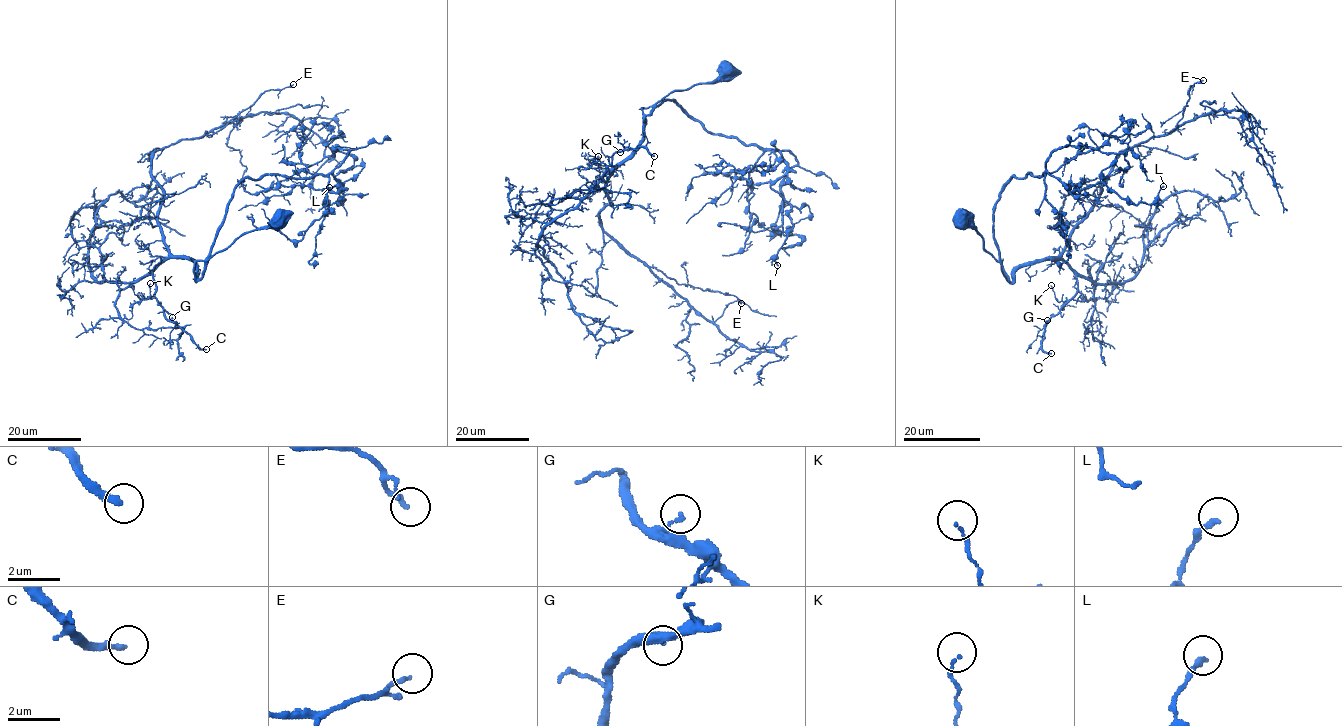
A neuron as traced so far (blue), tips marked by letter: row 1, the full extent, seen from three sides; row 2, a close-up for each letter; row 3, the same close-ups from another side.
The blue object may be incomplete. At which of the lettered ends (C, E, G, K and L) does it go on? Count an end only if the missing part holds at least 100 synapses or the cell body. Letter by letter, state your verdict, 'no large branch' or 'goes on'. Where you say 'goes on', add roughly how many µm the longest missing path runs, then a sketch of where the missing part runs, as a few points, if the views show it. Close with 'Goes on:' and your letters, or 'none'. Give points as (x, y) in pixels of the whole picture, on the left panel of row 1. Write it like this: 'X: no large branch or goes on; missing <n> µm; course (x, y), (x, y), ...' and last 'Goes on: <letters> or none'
C: goes on; missing 80 µm; course (206, 349), (239, 364), (290, 369), (301, 376), (320, 369), (322, 373), (303, 360), (305, 345)
E: no large branch
G: no large branch
K: no large branch
L: no large branch
Goes on: C

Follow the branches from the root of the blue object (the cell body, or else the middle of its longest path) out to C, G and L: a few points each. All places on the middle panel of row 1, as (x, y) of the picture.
C: (726, 70), (714, 81), (663, 96), (644, 119), (640, 145), (601, 181), (616, 152), (644, 146), (654, 156)
G: (726, 70), (714, 81), (663, 96), (644, 119), (640, 145), (602, 182), (611, 157), (620, 152)
L: (726, 70), (656, 104), (673, 100), (713, 134), (780, 154), (787, 172), (770, 186), (793, 227), (777, 265)

